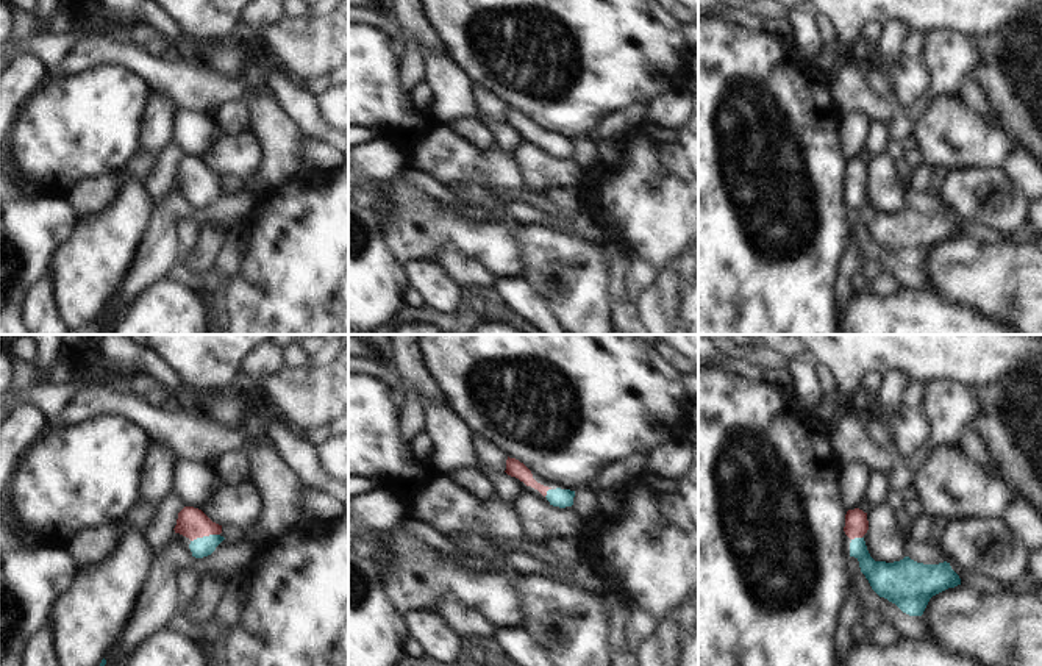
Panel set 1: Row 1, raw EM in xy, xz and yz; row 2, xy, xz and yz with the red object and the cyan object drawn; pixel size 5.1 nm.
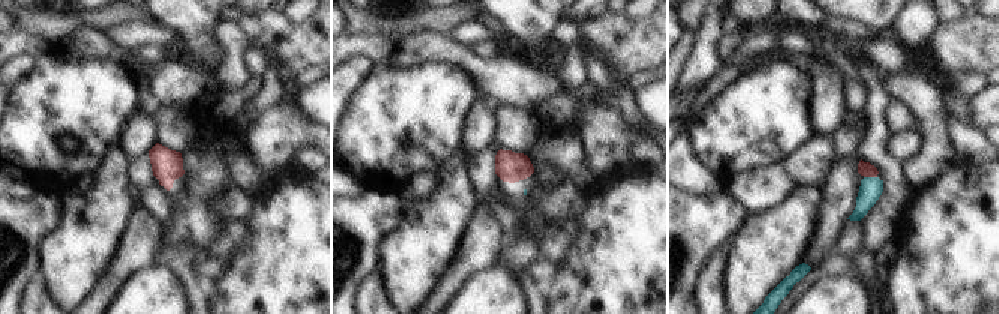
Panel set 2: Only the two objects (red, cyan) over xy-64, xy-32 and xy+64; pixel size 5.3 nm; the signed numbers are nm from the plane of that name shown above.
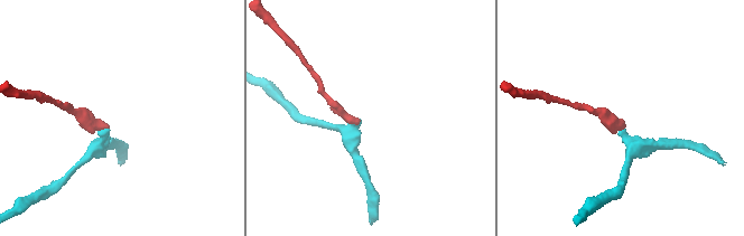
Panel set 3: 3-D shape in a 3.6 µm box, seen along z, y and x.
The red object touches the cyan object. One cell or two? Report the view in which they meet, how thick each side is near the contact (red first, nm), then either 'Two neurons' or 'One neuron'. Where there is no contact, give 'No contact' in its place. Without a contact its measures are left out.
Touches red in xy. Thickness 160 nm (red) against 100 nm. One neuron

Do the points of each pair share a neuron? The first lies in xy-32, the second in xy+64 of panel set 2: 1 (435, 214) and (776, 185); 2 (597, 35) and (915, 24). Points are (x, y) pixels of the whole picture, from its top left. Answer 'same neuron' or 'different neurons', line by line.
1: different neurons
2: different neurons

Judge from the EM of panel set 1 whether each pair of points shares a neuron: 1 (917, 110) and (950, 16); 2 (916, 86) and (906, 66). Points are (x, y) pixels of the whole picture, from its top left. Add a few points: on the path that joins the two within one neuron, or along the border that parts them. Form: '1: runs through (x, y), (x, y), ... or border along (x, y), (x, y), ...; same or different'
1: border along (925, 33), (958, 32), (972, 41); different
2: runs through (911, 82), (906, 71); same

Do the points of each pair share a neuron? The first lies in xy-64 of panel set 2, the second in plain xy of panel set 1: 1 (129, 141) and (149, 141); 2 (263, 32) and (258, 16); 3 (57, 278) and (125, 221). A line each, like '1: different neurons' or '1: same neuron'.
1: same neuron
2: different neurons
3: same neuron

